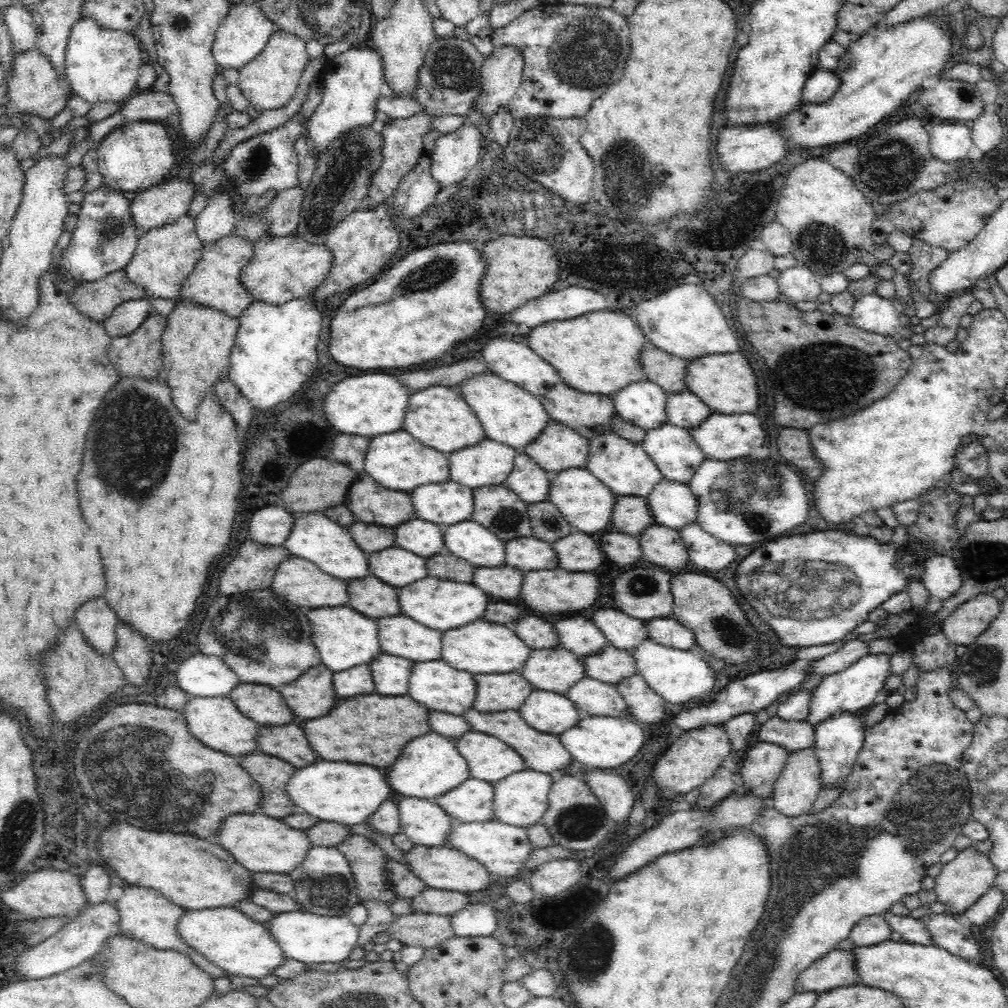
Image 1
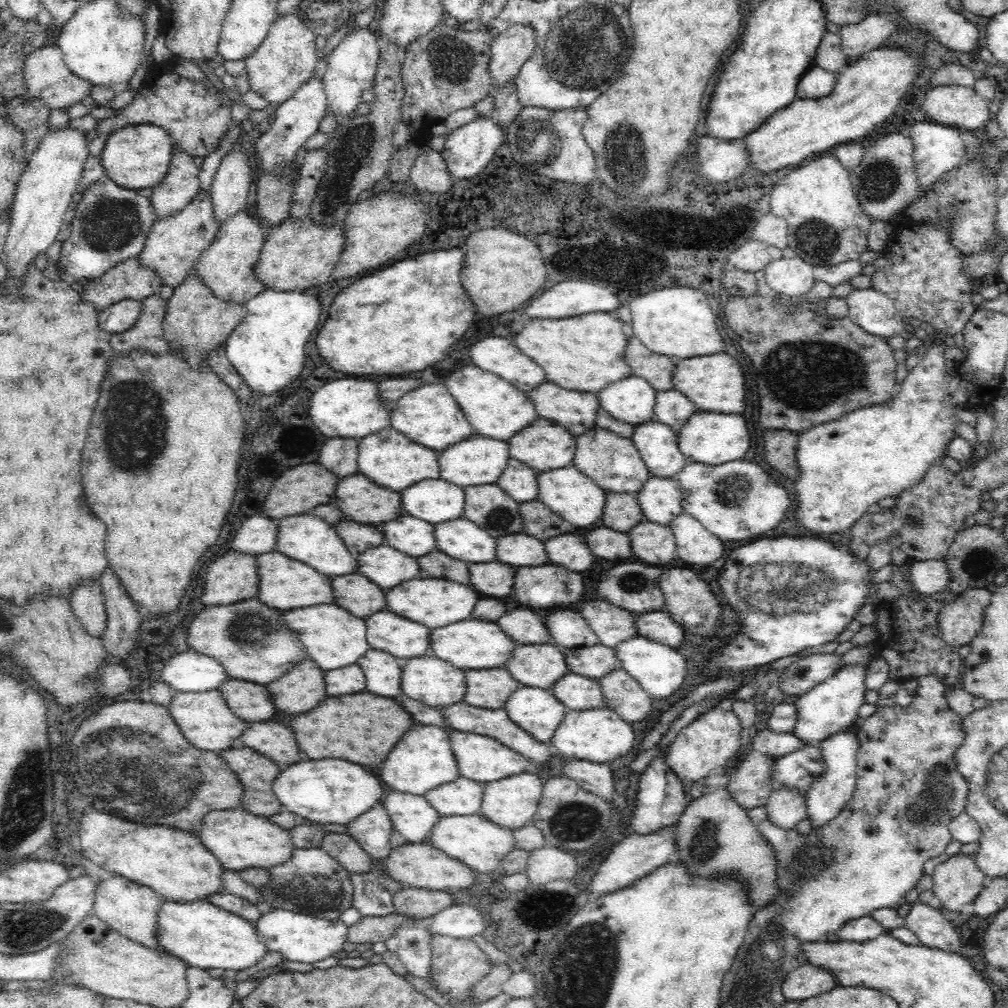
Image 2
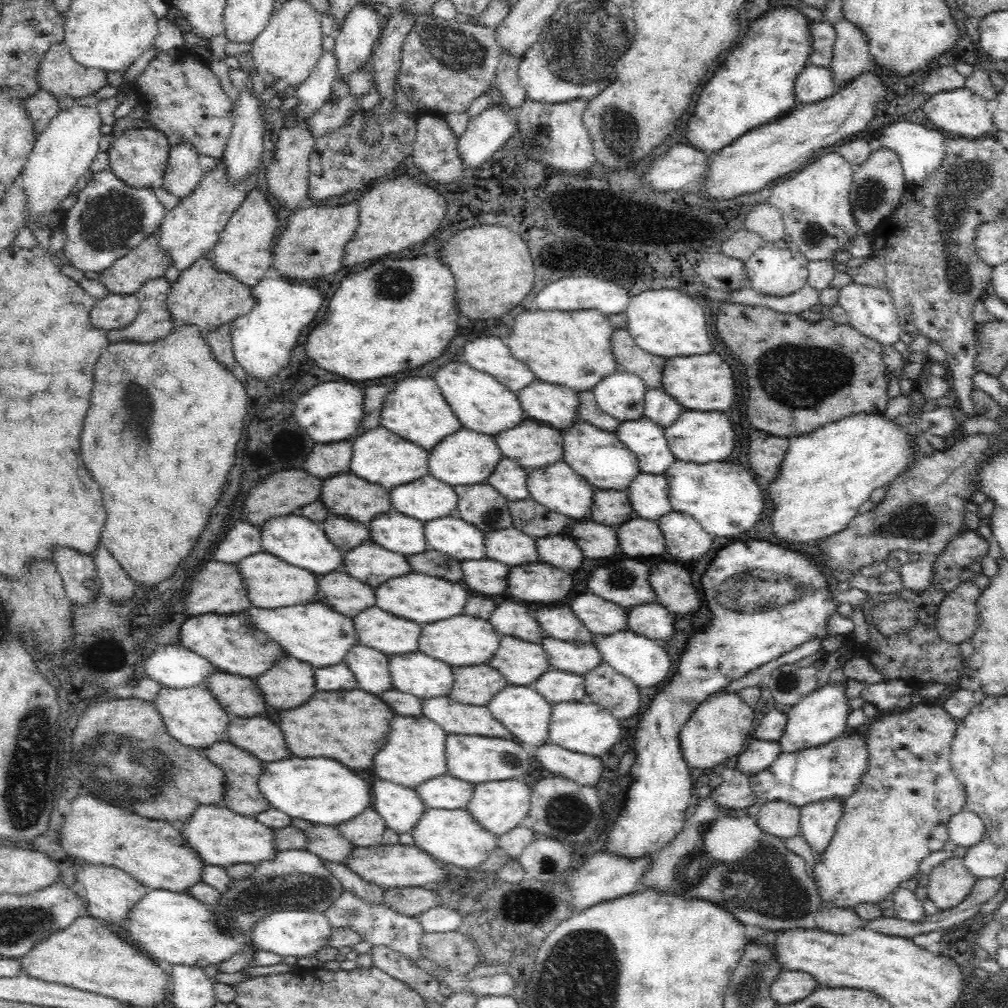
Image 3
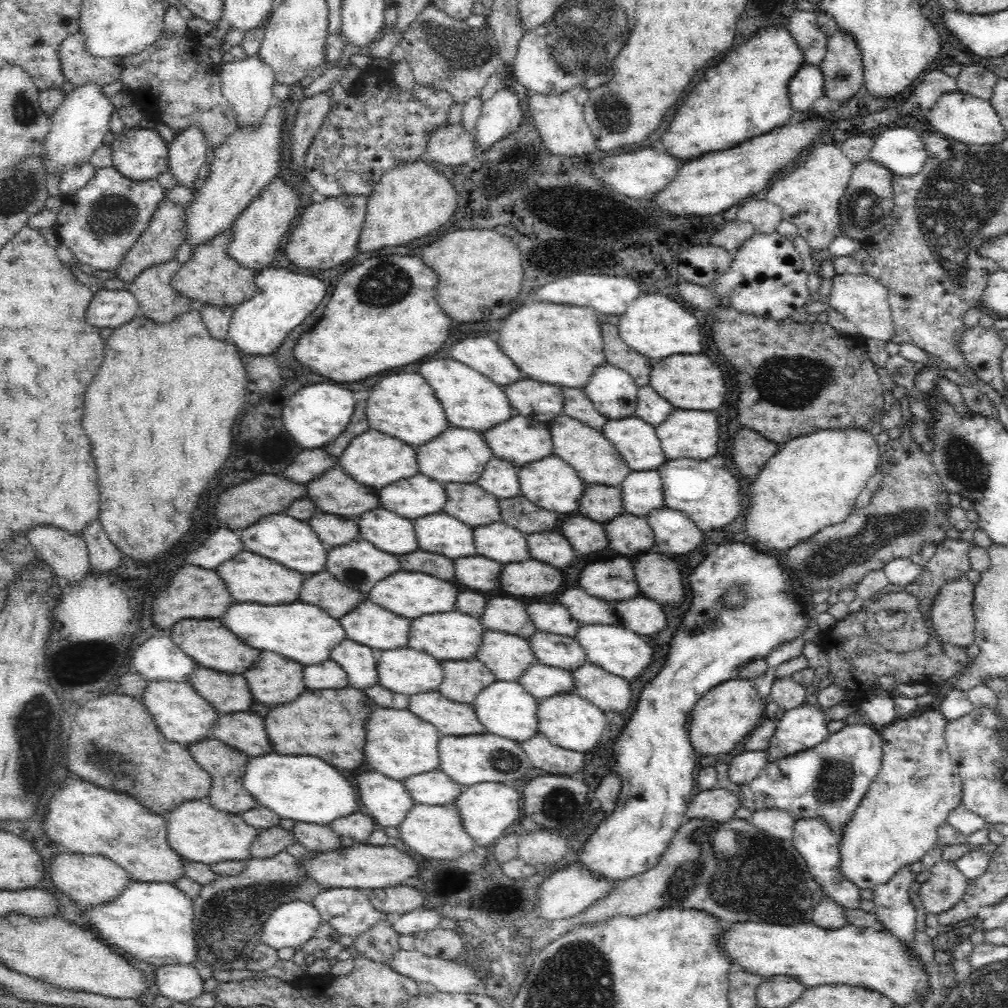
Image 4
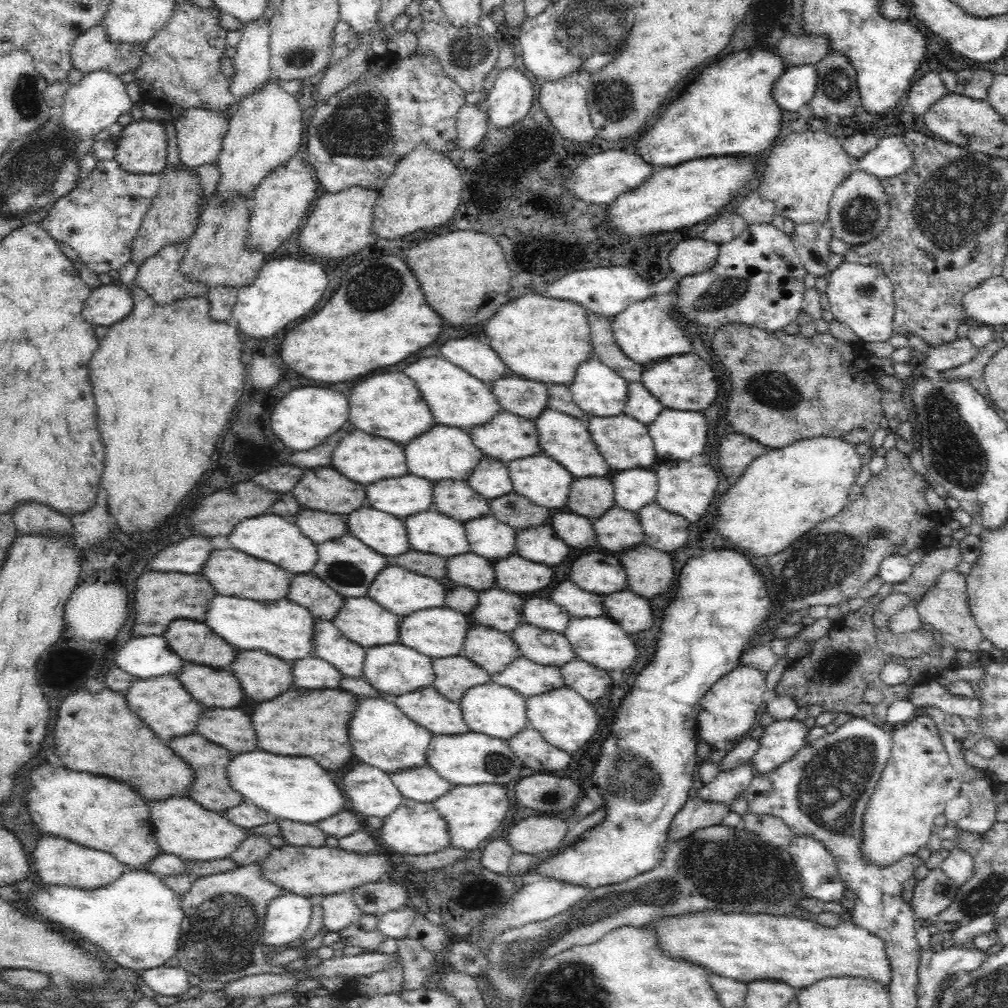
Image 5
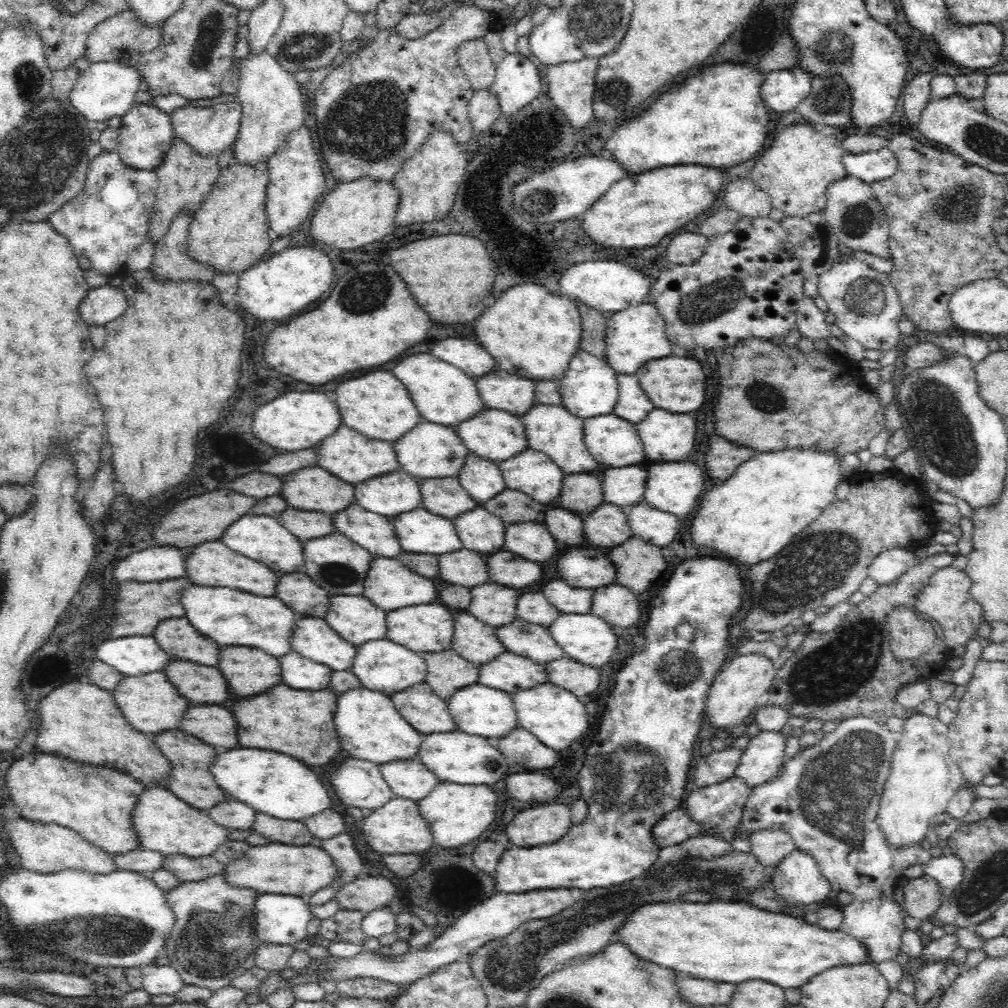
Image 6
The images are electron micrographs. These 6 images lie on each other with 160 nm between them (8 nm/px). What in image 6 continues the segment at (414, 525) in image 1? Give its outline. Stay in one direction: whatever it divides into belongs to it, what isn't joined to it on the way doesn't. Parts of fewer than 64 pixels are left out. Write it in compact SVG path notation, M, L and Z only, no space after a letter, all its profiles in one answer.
M350 504L350 508L331 515L333 527L372 556L397 558L402 552L394 540L394 528L384 516L376 516Z

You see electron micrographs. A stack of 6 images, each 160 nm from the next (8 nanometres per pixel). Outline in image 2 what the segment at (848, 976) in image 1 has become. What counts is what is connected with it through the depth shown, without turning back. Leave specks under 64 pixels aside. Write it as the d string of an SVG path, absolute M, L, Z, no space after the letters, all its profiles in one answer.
M806 963L786 975L781 991L787 1002L793 1002L828 992L834 987L836 984L829 972Z

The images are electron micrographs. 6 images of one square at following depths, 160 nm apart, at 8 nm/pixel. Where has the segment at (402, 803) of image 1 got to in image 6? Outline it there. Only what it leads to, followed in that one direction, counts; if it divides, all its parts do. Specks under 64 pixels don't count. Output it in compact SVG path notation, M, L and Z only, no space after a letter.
M344 760L330 774L330 782L334 794L348 807L376 810L396 797L386 785L379 766L366 760Z

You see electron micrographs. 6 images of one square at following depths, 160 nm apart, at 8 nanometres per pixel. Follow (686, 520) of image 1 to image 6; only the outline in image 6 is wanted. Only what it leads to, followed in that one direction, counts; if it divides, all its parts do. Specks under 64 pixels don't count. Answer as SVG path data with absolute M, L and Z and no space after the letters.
M639 464L606 469L601 480L604 503L626 508L640 502L646 479L647 471Z

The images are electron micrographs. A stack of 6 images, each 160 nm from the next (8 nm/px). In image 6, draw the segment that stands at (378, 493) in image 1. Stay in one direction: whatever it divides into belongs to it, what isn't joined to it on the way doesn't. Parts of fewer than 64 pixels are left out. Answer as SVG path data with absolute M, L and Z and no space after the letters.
M318 466L302 468L282 478L280 496L292 508L334 514L352 504L354 488Z

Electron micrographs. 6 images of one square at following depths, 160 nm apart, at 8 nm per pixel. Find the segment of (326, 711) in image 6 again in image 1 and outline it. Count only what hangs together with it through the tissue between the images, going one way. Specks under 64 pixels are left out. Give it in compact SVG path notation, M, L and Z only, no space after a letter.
M362 694L338 700L328 714L304 722L302 732L320 760L350 760L354 764L386 768L398 758L402 744L431 730L426 724L427 712L427 708L414 704L410 696Z

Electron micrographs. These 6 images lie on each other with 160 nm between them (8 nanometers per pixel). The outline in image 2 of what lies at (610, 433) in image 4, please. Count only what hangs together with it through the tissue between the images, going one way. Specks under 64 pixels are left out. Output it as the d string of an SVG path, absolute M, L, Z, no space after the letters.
M656 420L635 425L630 439L651 476L672 479L688 462L678 450L675 436L669 426Z

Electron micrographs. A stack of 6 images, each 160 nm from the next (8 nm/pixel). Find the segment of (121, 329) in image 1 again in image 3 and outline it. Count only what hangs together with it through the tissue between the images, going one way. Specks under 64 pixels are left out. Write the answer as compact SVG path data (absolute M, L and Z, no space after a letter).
M110 294L94 303L89 312L89 320L94 328L120 330L134 322L139 306L135 295Z

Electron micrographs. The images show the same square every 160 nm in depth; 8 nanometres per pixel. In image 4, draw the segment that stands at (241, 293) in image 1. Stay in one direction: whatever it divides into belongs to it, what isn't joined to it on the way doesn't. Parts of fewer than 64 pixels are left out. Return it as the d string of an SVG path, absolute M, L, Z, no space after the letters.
M282 176L274 177L274 180L262 188L258 196L232 225L234 240L230 242L228 252L245 268L254 268L257 272L266 269L268 264L276 258L280 240L288 232L292 218L296 218L296 214L299 214L298 207L303 205L305 205L303 196L290 184L290 180Z

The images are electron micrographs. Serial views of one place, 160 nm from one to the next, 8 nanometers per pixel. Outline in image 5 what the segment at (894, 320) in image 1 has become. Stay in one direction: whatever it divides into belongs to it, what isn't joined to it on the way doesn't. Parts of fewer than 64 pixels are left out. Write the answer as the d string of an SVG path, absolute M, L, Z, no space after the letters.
M836 260L826 276L830 312L863 342L888 342L894 331L896 302L889 277L876 267Z

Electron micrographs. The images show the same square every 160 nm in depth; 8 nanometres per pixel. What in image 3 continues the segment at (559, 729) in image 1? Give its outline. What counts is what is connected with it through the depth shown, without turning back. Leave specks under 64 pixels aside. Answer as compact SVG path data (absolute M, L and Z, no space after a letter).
M531 685L503 686L487 700L485 707L495 722L500 723L514 740L527 746L530 750L549 742L550 703L546 702L544 697L540 696Z

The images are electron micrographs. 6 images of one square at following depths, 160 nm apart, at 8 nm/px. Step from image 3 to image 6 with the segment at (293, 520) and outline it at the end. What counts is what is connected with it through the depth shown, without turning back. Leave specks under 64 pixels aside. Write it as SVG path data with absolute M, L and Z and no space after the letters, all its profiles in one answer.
M240 516L236 522L232 522L226 532L220 538L232 552L238 552L250 560L256 560L259 564L266 564L270 570L278 572L294 572L301 570L302 546L286 528L278 526L278 520L270 516Z

